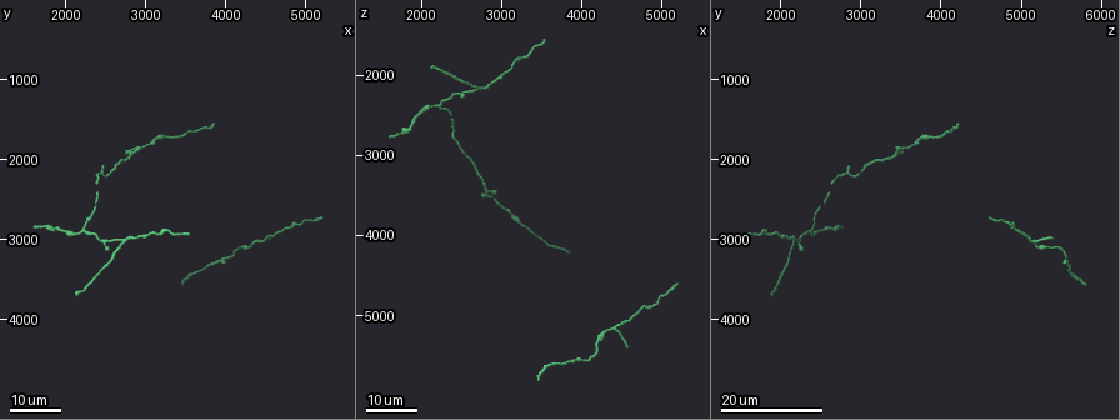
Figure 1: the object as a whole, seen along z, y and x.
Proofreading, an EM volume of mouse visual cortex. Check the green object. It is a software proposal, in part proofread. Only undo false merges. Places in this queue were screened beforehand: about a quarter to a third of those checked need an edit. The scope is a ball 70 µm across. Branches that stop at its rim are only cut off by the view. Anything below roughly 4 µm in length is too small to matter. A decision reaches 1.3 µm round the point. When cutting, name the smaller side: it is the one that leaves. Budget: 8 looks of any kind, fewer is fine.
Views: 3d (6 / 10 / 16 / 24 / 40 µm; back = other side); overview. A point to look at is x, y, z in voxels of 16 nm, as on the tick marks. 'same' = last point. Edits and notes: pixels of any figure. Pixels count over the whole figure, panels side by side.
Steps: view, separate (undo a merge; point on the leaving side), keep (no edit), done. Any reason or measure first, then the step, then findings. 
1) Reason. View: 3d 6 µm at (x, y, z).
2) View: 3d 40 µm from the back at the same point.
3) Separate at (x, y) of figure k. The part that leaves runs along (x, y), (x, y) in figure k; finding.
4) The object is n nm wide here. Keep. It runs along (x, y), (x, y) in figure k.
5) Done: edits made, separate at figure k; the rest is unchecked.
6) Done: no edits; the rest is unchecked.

A narrow waist. View: 3d 24 µm at (2450, 3050, 2200).

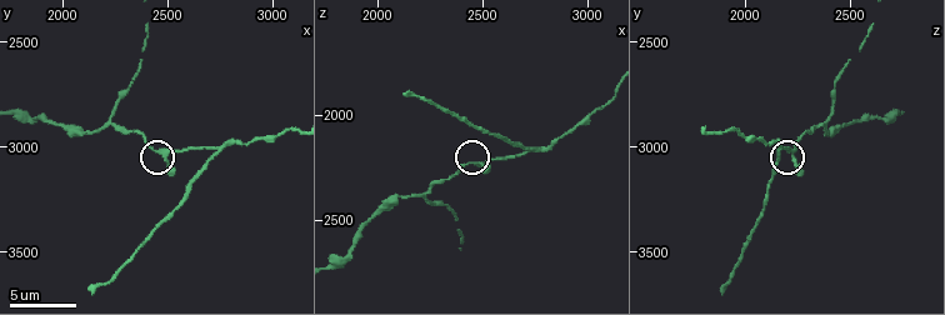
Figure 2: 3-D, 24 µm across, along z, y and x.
Zoom in. View: 3d 6 µm at (2450, 3010, 2220).

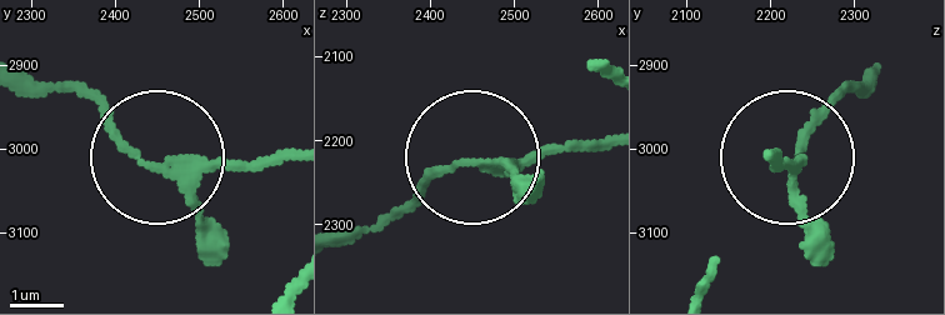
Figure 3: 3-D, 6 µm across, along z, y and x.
Keep. It runs along (343, 241), (450, 170), (594, 143) in figure 3; one neuron here.

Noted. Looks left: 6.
Arms part here. View: 3d 10 µm at (2250, 2890, 2360).

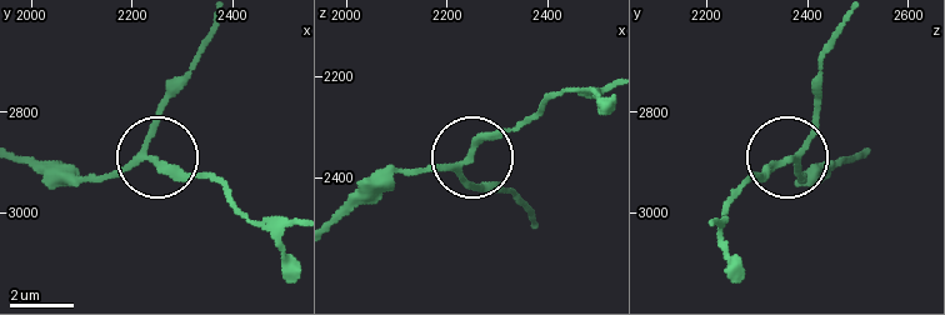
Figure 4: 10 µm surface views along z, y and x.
The object is 180 nm wide here. Keep. It runs along (218, 21), (161, 110), (148, 161), (61, 175) in figure 4; continuous, no second neuron.

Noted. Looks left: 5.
Three-way junction. View: 3d 6 µm at (2720, 3040, 2160).

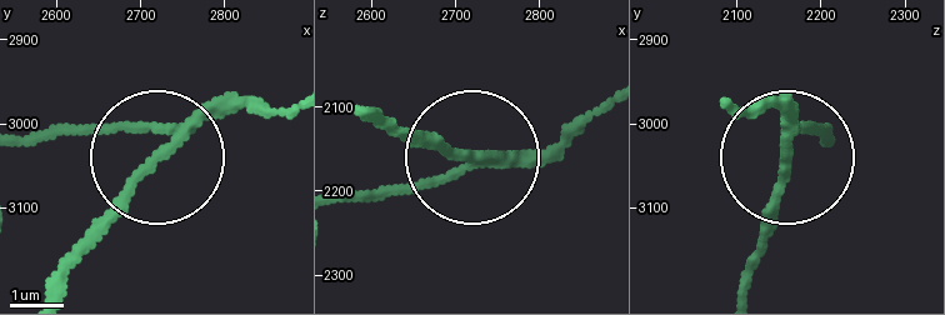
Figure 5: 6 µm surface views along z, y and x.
View: 3d 6 µm from the back at (2725, 3035, 2160).

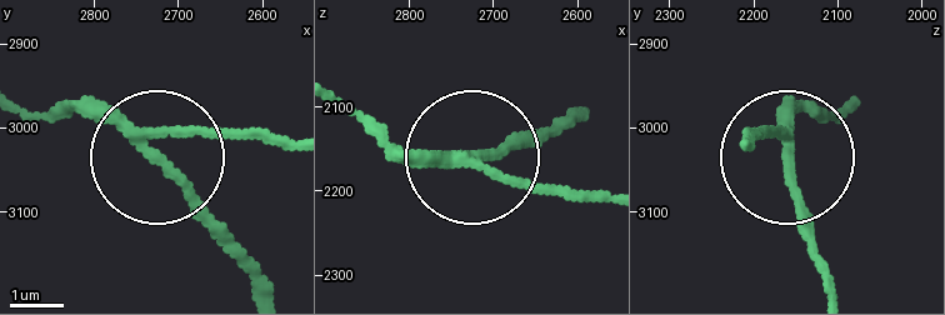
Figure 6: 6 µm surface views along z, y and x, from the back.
The object is 170 nm wide here. Separate at (198, 210) of figure 6. The part that leaves runs along (145, 150), (258, 294) in figure 6; two neurons meet here.

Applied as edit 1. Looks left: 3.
Done: edits made, separate at figure 6; the rest is unchecked.

